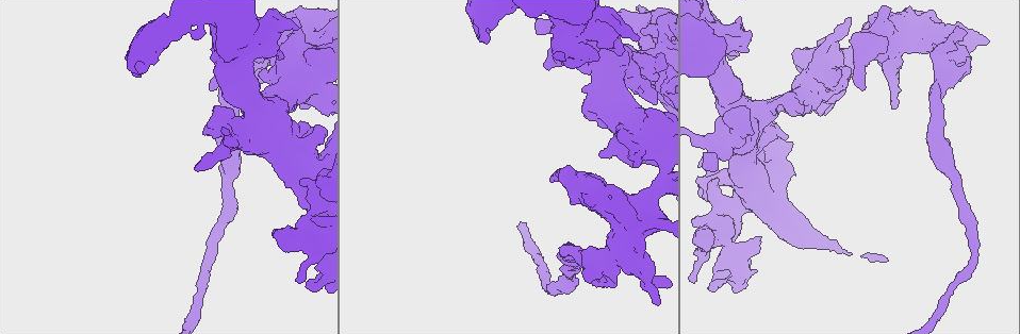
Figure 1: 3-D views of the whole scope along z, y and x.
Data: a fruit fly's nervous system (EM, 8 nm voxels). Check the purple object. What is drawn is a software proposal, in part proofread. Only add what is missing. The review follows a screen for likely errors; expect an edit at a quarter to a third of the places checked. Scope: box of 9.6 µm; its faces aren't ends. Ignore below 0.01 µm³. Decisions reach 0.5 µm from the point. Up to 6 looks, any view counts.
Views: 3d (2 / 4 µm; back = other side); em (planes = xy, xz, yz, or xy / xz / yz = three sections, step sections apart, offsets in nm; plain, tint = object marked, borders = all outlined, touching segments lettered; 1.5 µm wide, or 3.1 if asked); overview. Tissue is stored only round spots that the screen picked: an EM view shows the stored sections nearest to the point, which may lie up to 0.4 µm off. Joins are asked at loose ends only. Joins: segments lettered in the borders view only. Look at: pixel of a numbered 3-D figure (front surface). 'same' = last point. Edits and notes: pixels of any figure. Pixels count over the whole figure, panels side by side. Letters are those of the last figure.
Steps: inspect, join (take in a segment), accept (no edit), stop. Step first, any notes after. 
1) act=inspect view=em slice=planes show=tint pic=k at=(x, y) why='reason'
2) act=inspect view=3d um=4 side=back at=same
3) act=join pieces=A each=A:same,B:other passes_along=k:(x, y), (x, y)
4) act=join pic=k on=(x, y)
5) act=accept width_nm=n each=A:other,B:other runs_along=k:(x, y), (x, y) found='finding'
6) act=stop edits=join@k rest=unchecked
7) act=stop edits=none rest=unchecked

act=inspect view=em slice=planes show=tint pic=1 at=(719, 37)

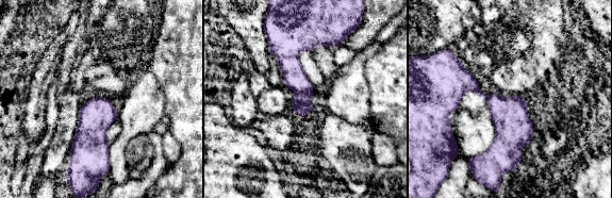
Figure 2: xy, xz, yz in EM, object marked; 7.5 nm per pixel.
act=inspect view=em slice=planes show=borders at=same

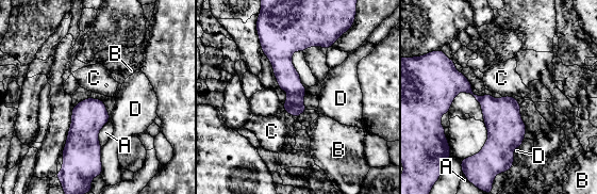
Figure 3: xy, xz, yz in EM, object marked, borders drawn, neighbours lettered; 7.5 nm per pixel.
act=accept each=A:other,B:other,C:other,D:other border=3:(513, 96), (502, 97) found='no lettered segment goes on from it'

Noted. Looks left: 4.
act=inspect view=3d um=4 side=back pic=1 at=(732, 34) why='branch stops here'

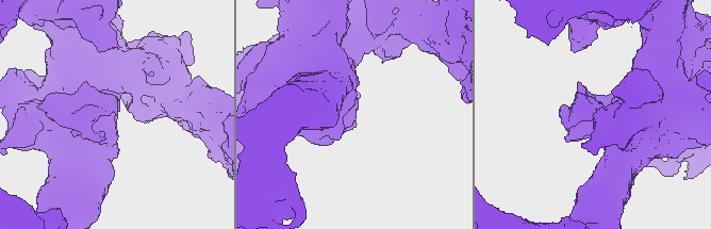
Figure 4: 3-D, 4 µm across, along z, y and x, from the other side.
act=inspect view=em slice=planes show=tint pic=4 at=(117, 112)

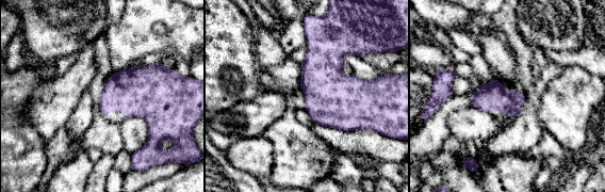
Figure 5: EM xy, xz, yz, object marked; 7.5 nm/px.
act=inspect view=em slice=planes show=borders at=same

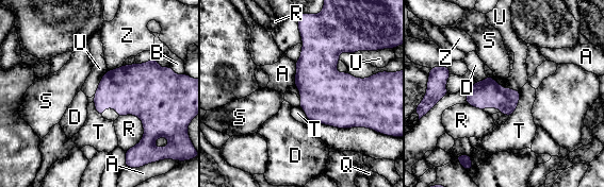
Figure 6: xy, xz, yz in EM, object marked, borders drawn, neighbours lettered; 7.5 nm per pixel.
act=accept each=A:other,B:other,D:other,Q:other,R:other,S:other,T:other,U:other,Z:other border=6:(520, 90), (517, 107), (509, 117) found='none of them fits'

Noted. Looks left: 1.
act=inspect view=em slice=planes show=borders pic=1 at=(305, 108) why='an open end'

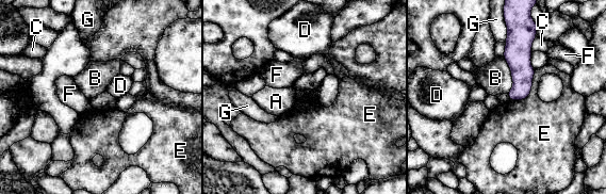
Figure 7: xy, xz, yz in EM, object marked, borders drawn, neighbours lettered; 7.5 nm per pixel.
act=accept width_nm=140 each=A:other,B:other,C:other,D:other,E:other,F:other,G:other border=7:(536, 70), (530, 93), (510, 100) found='none of them fits'

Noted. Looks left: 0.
act=stop edits=none rest=unchecked

